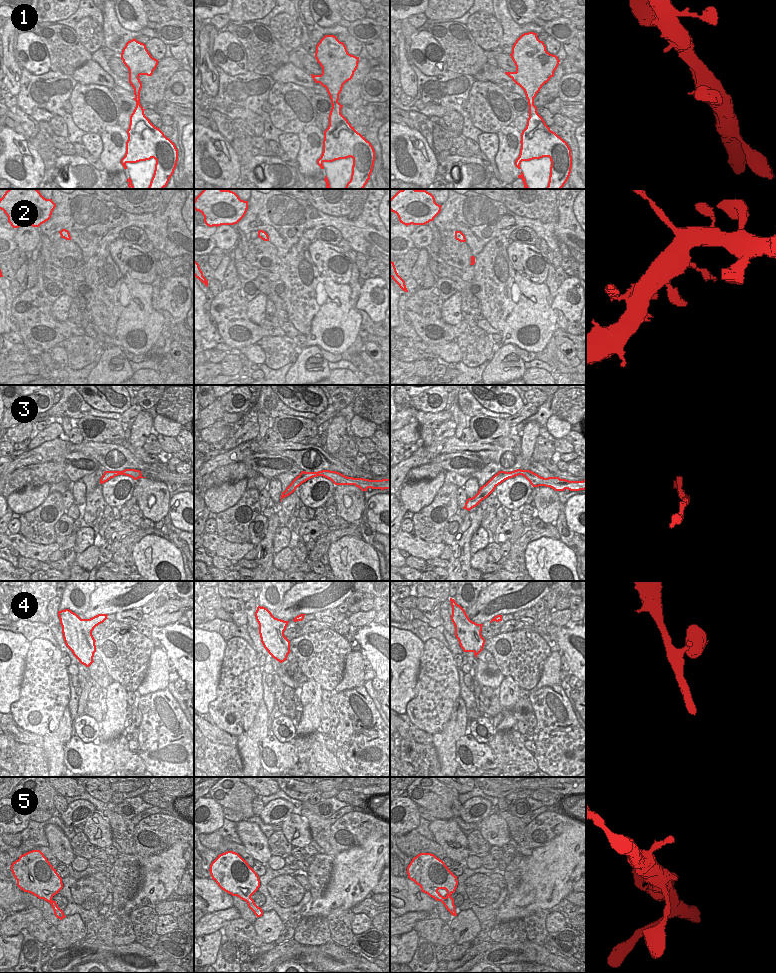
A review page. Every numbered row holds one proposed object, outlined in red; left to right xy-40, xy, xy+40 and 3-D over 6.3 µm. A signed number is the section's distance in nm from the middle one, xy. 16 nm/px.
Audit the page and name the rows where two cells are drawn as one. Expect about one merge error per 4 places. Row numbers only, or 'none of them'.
none of them

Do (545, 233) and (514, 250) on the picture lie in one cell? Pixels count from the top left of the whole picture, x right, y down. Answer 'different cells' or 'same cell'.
different cells

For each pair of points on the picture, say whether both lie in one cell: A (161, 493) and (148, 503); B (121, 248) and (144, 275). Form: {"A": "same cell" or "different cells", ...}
{"A": "same cell", "B": "same cell"}

